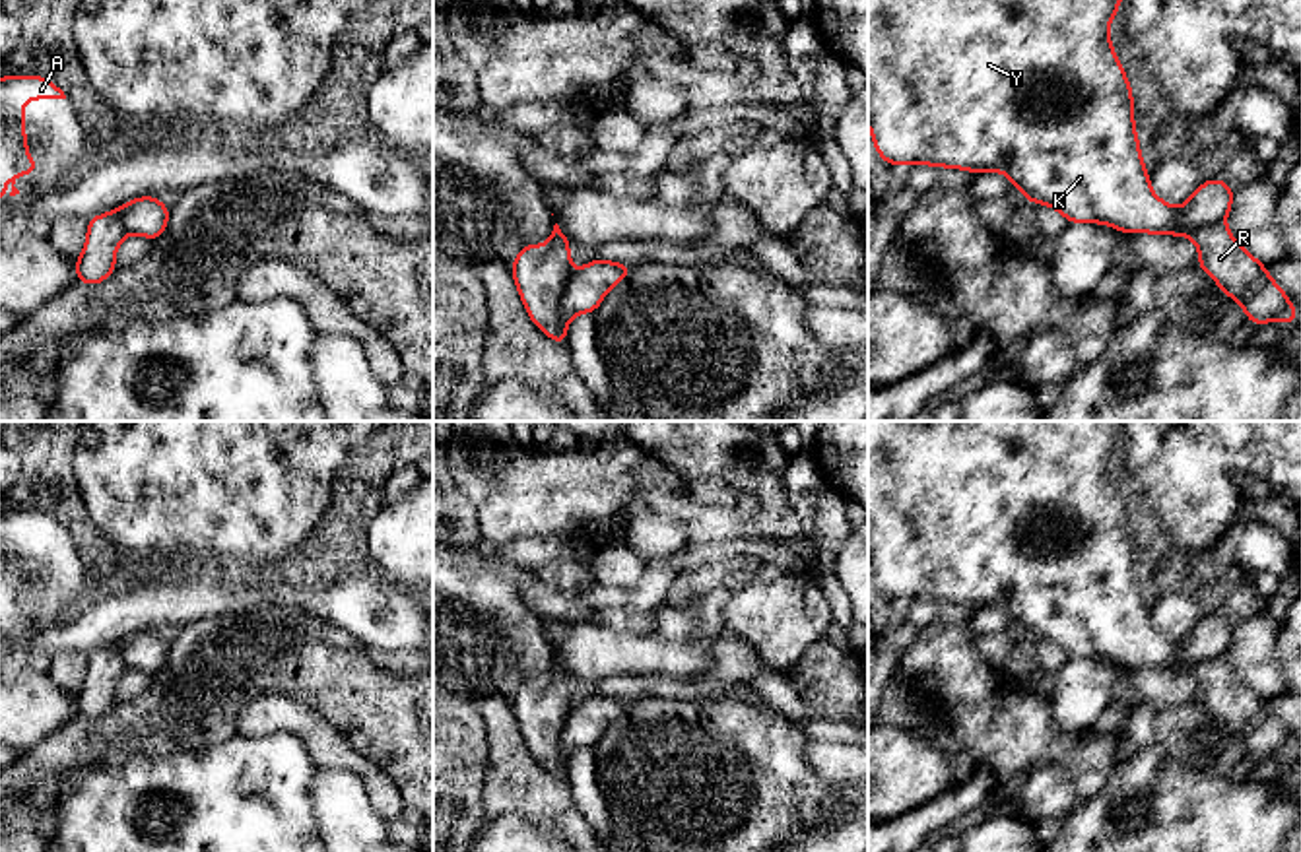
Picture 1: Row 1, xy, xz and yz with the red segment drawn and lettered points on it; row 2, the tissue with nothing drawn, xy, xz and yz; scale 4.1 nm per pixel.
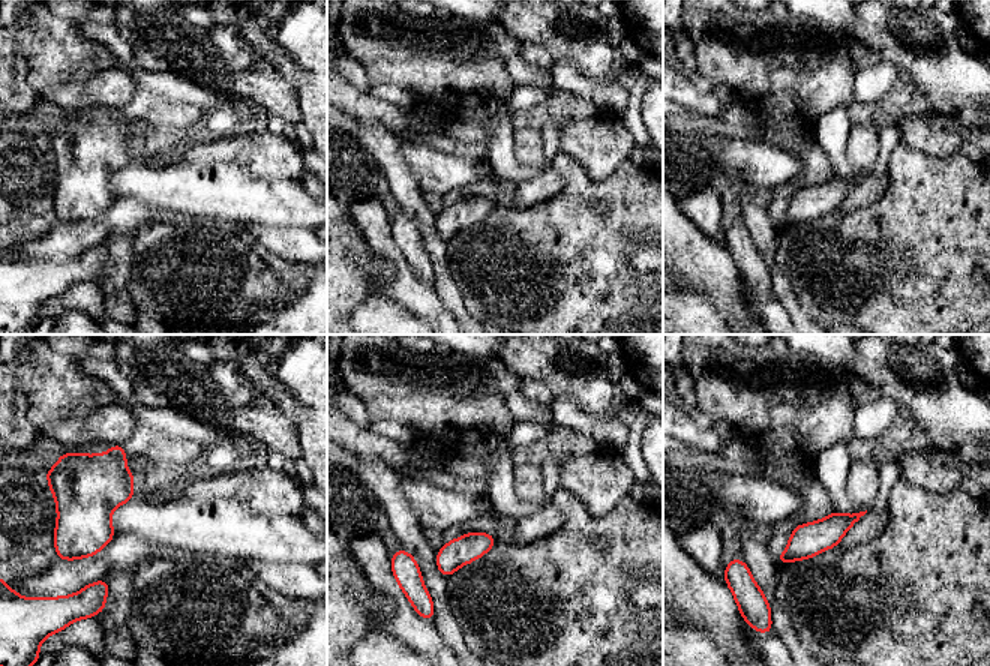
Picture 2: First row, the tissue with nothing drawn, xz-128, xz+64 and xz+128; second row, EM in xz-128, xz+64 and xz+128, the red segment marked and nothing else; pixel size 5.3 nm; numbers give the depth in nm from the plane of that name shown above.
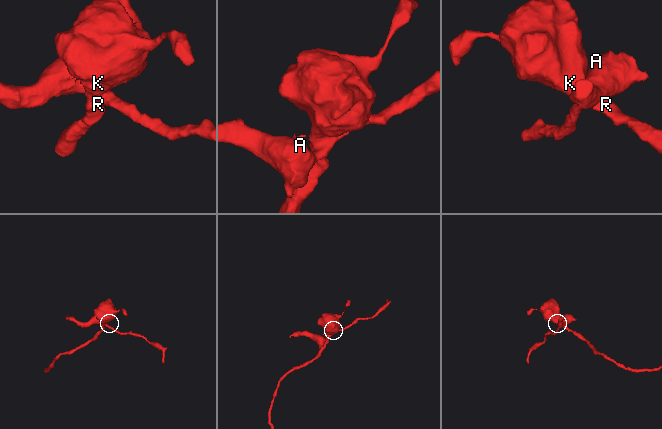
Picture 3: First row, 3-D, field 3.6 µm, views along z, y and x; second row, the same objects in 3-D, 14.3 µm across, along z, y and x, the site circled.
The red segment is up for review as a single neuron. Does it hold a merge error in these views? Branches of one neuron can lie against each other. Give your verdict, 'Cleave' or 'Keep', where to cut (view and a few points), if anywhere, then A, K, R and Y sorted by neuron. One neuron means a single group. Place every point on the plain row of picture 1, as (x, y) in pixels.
Cleave. Split along xz (573, 707), (560, 736), (560, 757), (564, 763). Groups: A / K R Y

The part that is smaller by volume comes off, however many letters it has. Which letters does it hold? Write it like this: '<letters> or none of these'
A

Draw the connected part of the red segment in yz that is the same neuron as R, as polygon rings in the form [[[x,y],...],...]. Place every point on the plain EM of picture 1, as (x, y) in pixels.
[[[868,421],[868,559],[878,590],[887,600],[932,600],[967,604],[975,609],[986,606],[1004,607],[1031,639],[1047,639],[1058,644],[1068,658],[1105,658],[1118,668],[1153,668],[1190,672],[1200,691],[1196,699],[1247,747],[1249,757],[1284,757],[1289,761],[1301,749],[1284,724],[1268,710],[1268,705],[1247,687],[1227,660],[1214,658],[1184,664],[1179,644],[1157,633],[1150,621],[1150,607],[1142,596],[1138,567],[1134,563],[1134,534],[1120,495],[1111,479],[1109,460],[1124,429],[1124,421]]]

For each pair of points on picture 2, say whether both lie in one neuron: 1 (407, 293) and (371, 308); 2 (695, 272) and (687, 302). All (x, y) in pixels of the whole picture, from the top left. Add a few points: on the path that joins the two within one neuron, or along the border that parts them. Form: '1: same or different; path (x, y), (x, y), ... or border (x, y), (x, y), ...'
1: different; border (372, 293), (392, 299), (420, 317)
2: different; border (686, 290), (705, 296), (720, 311)

